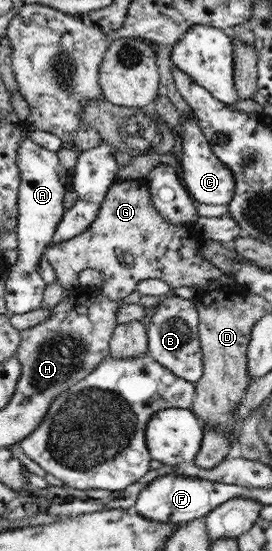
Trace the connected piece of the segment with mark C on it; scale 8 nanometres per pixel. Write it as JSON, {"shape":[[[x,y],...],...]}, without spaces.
{"shape":[[[182,117],[181,133],[183,141],[183,159],[181,159],[181,178],[185,187],[197,205],[228,204],[234,196],[236,181],[232,171],[219,160],[211,150],[207,138],[203,135],[196,117]]]}

